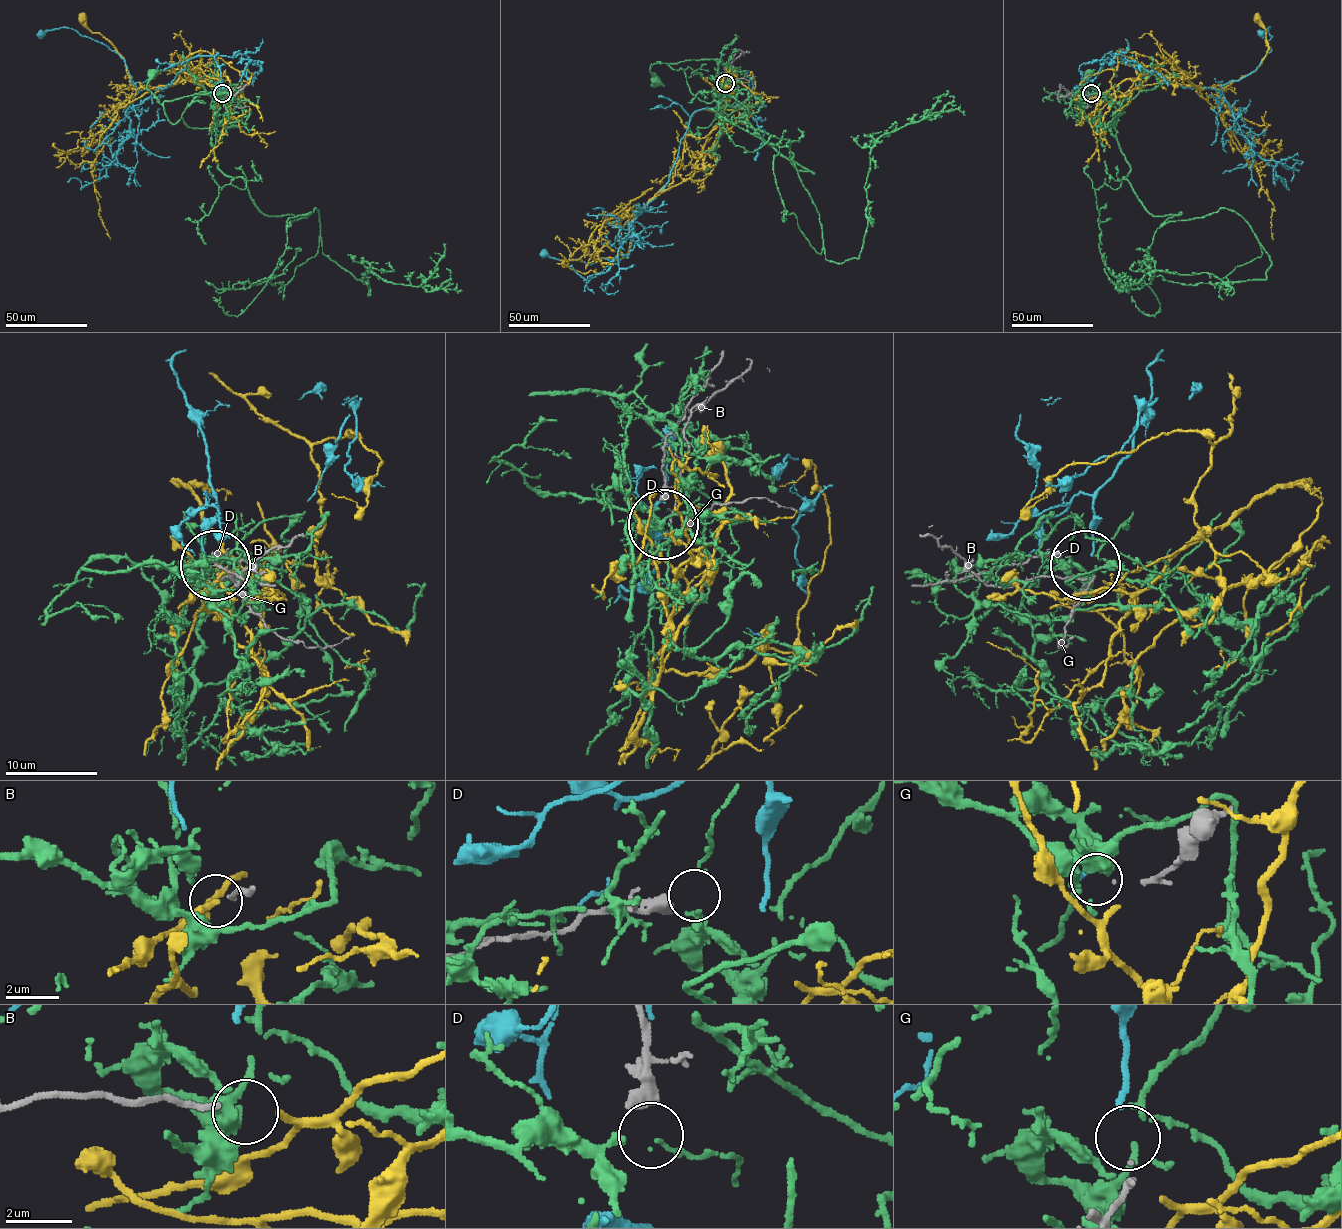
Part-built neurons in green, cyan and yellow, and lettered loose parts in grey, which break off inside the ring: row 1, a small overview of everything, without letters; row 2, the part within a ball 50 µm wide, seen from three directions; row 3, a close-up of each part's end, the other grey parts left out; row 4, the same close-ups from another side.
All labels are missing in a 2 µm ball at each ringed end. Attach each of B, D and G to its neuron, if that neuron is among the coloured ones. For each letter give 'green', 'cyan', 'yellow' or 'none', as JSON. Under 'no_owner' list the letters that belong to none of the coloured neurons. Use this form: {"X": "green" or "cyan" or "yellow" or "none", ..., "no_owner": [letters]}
{"B": "yellow", "D": "none", "G": "cyan", "no_owner": ["D"]}

